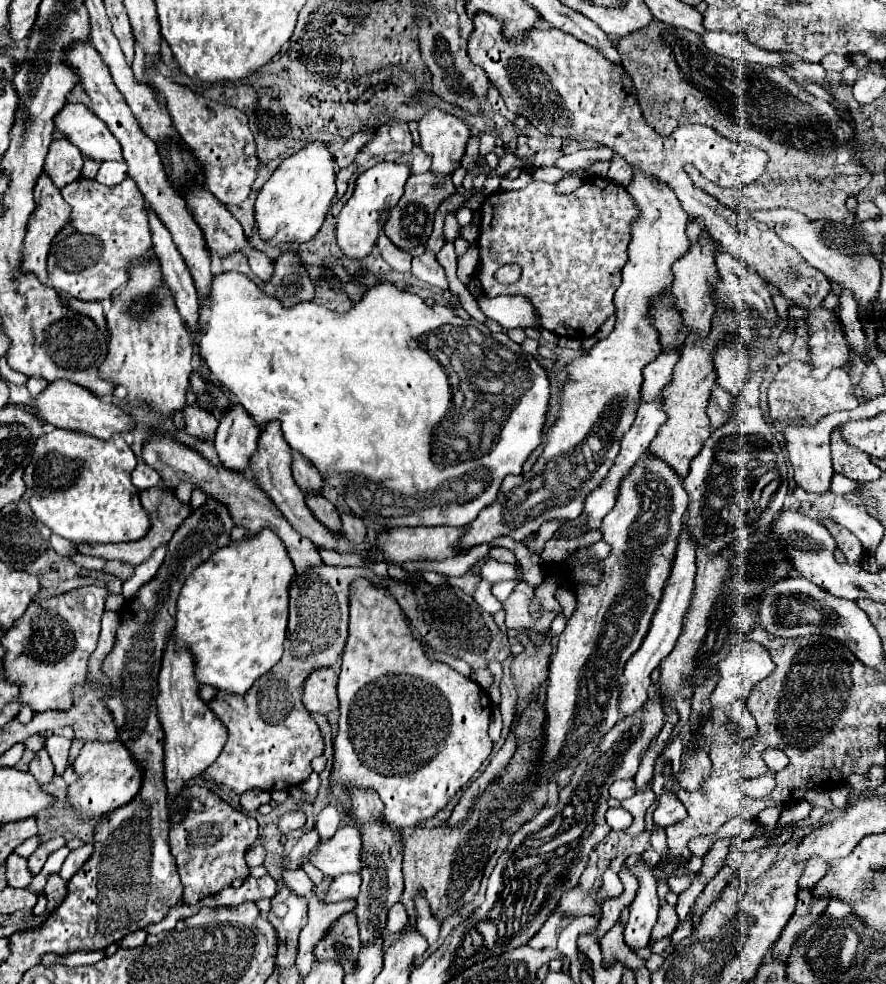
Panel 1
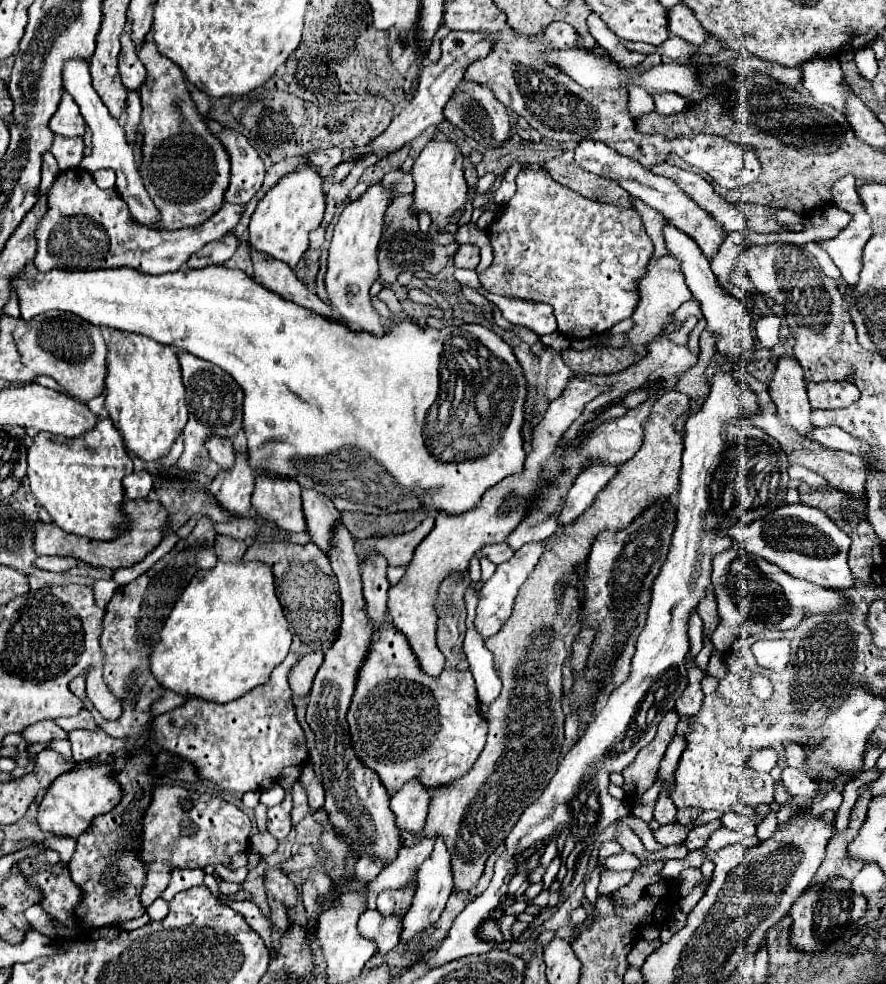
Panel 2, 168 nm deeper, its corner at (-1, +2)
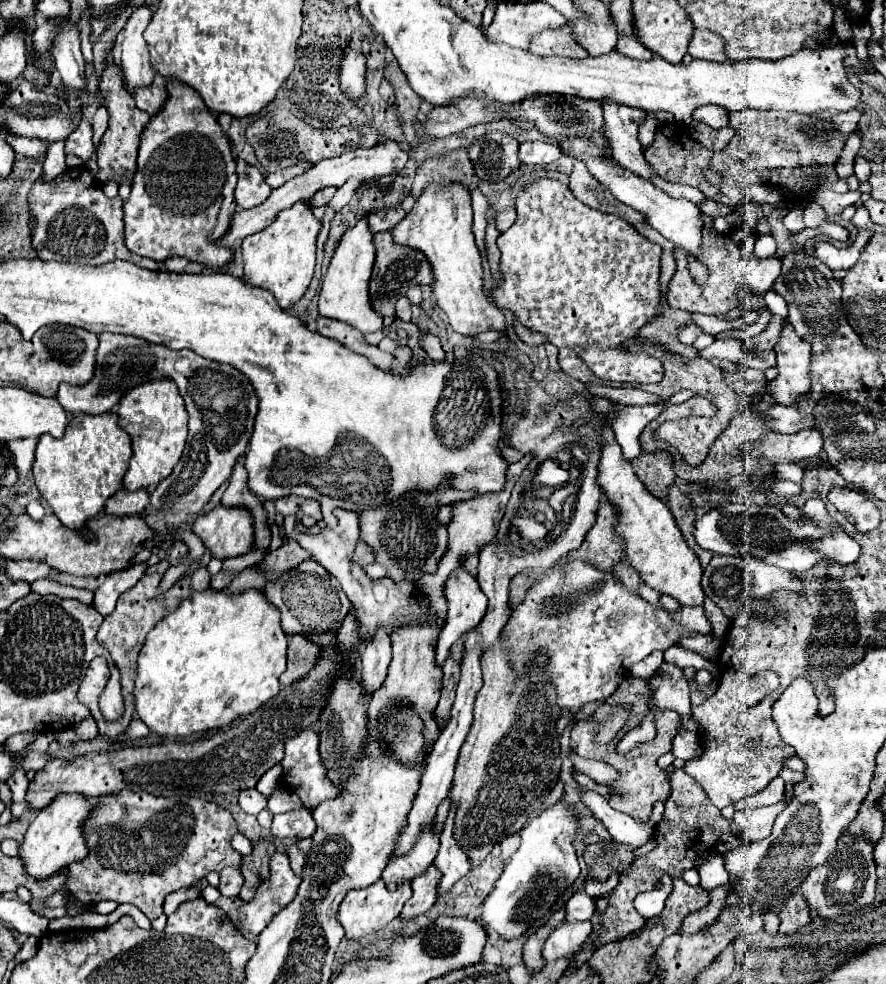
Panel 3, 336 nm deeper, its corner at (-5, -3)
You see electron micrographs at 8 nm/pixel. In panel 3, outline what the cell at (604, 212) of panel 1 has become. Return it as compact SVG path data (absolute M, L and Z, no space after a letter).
M538 178L532 184L526 184L516 198L516 210L518 210L518 218L514 222L514 226L506 232L502 232L498 236L498 248L500 248L500 278L502 280L494 280L492 288L490 288L490 298L494 300L494 304L498 308L506 308L510 310L516 320L526 326L528 330L536 330L548 336L548 340L558 346L558 348L574 348L578 352L578 356L588 364L588 368L602 380L616 380L616 382L638 382L638 384L646 384L646 382L660 382L662 380L662 364L658 358L652 358L645 352L631 353L622 349L622 342L630 336L636 336L638 328L644 326L652 316L656 316L658 312L658 302L660 302L660 286L658 286L658 274L660 274L660 246L646 240L642 234L638 234L626 220L612 216L612 214L604 214L598 212L594 208L588 208L586 204L582 204L580 200L576 200L570 192L570 188L566 184L562 184L556 178Z

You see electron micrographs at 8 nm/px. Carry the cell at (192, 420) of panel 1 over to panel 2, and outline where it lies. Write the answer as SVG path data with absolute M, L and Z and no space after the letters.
M210 439L210 443L206 443L206 449L210 453L210 459L220 465L220 469L232 469L234 465L234 447L230 439Z

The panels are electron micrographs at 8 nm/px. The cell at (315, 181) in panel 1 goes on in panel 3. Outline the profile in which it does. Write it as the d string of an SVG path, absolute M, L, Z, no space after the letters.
M298 202L292 208L278 212L274 222L264 230L244 238L242 242L242 260L244 260L244 278L248 284L270 290L276 302L286 310L296 304L306 292L316 262L316 236L320 232L320 220L314 216L310 202Z

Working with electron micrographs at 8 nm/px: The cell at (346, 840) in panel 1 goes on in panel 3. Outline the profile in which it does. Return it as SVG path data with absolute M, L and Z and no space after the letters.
M274 854L270 860L270 878L260 884L256 898L240 908L242 928L240 932L254 940L270 922L274 912L282 910L298 888L298 876L292 874L290 858L286 854Z

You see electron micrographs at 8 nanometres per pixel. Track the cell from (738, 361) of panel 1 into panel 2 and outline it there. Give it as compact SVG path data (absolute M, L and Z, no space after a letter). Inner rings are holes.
M664 219L662 235L664 235L668 253L674 255L674 259L680 261L682 273L686 277L686 287L690 289L692 297L700 303L700 309L702 309L704 319L708 323L706 329L710 329L712 333L716 333L720 337L720 341L716 343L716 351L728 357L728 363L722 365L720 371L716 373L714 383L710 387L710 395L706 397L702 409L698 413L694 413L686 421L684 455L682 455L680 487L678 487L678 507L676 507L676 529L672 533L672 543L670 543L670 549L668 549L668 557L666 557L666 561L664 561L664 565L662 565L662 569L660 569L660 573L658 573L658 577L654 579L654 585L652 585L652 605L650 605L650 611L648 611L646 625L644 625L644 629L642 629L642 633L638 637L638 645L636 645L636 653L634 653L634 659L632 659L630 677L626 679L626 683L622 683L618 689L614 689L610 693L606 705L600 709L600 713L596 713L592 717L592 721L588 723L584 735L578 739L578 743L560 761L558 771L552 777L552 781L548 783L546 791L540 795L540 799L534 805L530 805L520 815L518 823L514 825L514 829L510 831L510 835L504 841L506 843L504 853L498 857L498 861L494 865L492 883L488 885L488 889L482 895L478 895L474 901L470 901L468 907L456 917L456 921L454 921L452 929L448 931L446 939L442 941L442 945L434 951L434 957L430 959L432 967L440 965L440 963L454 961L458 957L466 957L470 953L488 953L492 949L506 950L506 947L494 947L494 941L482 939L480 937L480 929L490 919L490 915L494 913L494 909L500 907L502 901L508 897L510 877L516 875L516 857L522 855L526 849L530 849L534 845L548 843L554 835L560 835L566 827L572 829L576 825L572 803L582 803L584 819L600 819L600 833L608 825L612 825L618 819L630 815L630 807L624 805L624 801L618 801L618 799L614 799L608 793L608 783L610 783L608 777L610 777L612 771L622 771L628 763L632 763L634 755L654 739L656 727L658 727L662 715L666 715L666 711L674 709L674 701L688 687L688 673L686 673L686 667L684 667L684 657L686 657L686 653L690 649L690 645L688 645L688 633L686 633L688 631L688 613L690 613L690 609L694 609L698 605L698 601L704 597L706 587L710 585L710 559L716 553L730 549L730 545L732 545L732 543L726 543L726 539L718 539L718 535L714 535L714 527L730 527L730 523L734 523L734 519L742 519L742 517L748 517L748 515L750 515L750 519L760 519L770 509L780 507L784 503L784 499L786 499L788 481L790 481L790 477L786 473L786 469L788 469L788 457L780 449L778 441L774 441L772 437L766 437L766 433L762 433L758 427L750 425L750 415L758 409L756 395L750 389L742 389L740 383L736 383L736 379L732 377L732 371L738 367L736 361L740 361L744 357L752 357L752 353L754 353L754 339L752 339L752 331L750 331L752 319L750 319L748 311L744 309L744 305L734 295L726 295L718 287L716 275L710 269L710 261L706 259L706 255L702 255L702 251L698 251L698 245L694 243L694 239L690 239L688 235L684 235L678 227L670 225L666 219ZM744 407L750 409L748 417L742 417L742 409ZM616 743L622 743L622 751L614 749ZM588 787L590 787L590 791L594 791L600 807L586 807L586 801L588 801L588 795L590 795ZM474 935L480 937L480 939L474 939Z

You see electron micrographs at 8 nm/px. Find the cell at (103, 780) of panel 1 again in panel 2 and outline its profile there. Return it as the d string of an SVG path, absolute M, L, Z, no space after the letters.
M80 765L78 769L58 777L48 789L38 807L36 821L42 831L48 831L56 837L80 837L90 825L92 819L98 815L108 813L112 807L118 805L120 787L114 775L110 775L110 767L88 767Z

